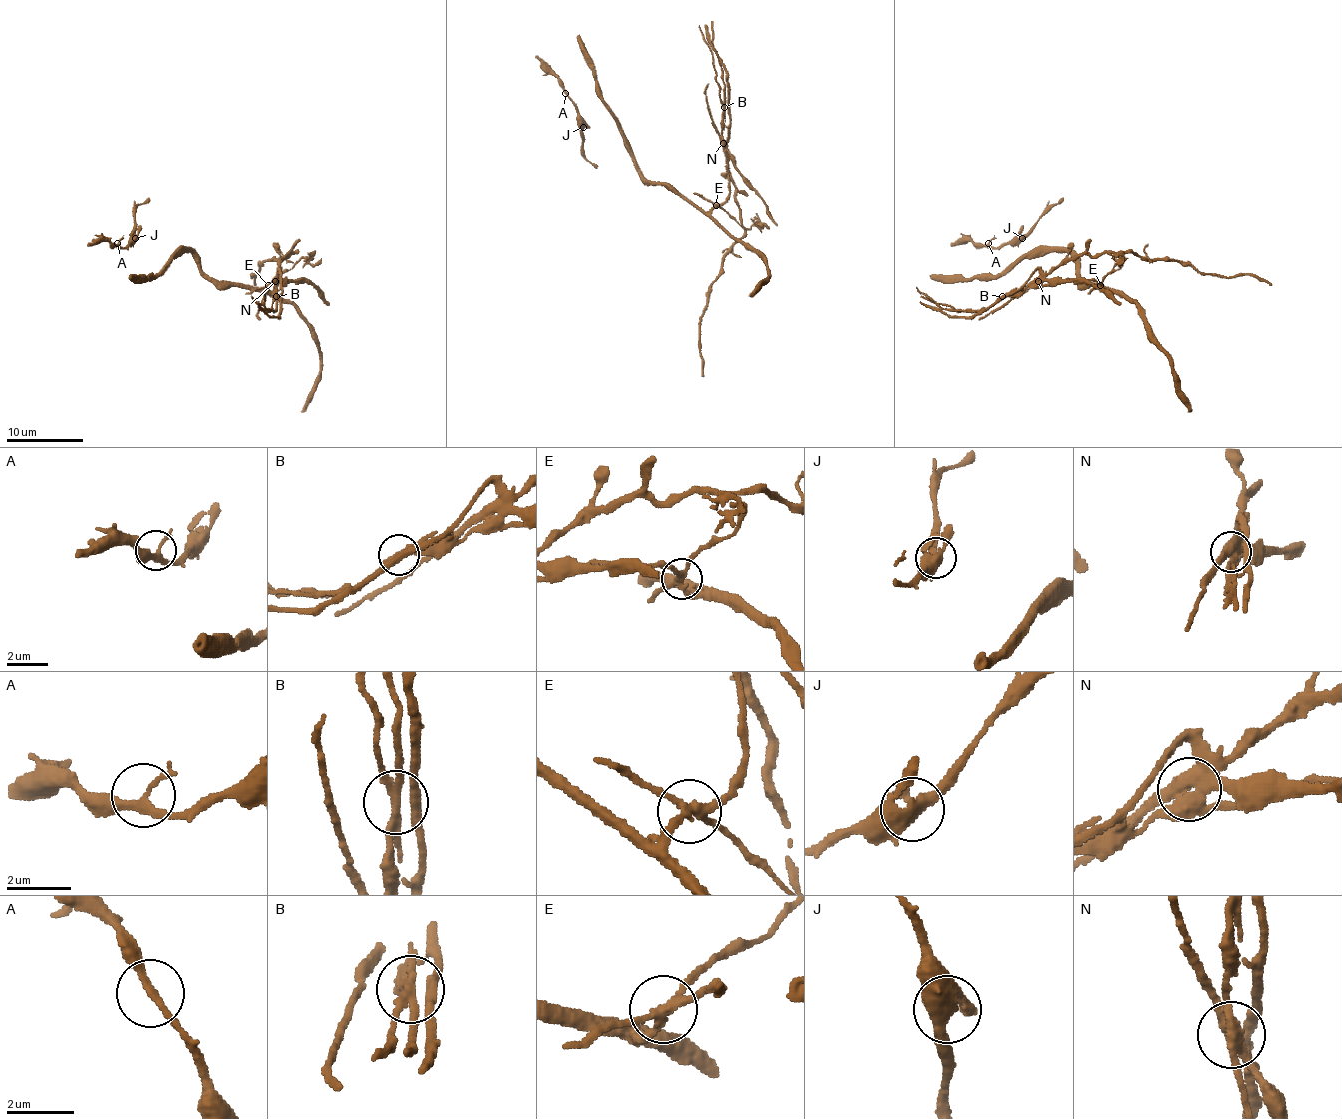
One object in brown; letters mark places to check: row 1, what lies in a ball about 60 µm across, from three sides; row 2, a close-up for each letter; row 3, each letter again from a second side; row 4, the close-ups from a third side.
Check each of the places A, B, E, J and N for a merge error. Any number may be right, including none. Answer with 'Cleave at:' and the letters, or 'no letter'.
Cleave at: B, E, N

